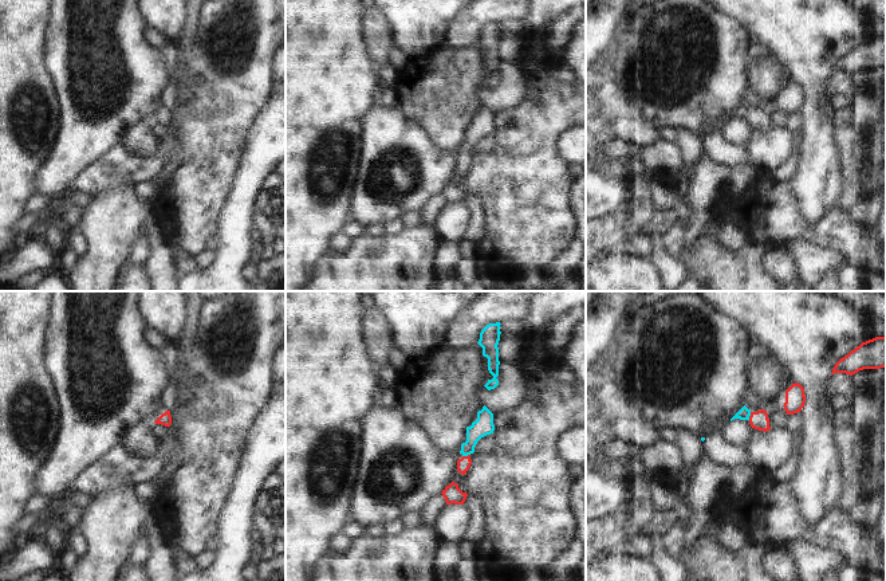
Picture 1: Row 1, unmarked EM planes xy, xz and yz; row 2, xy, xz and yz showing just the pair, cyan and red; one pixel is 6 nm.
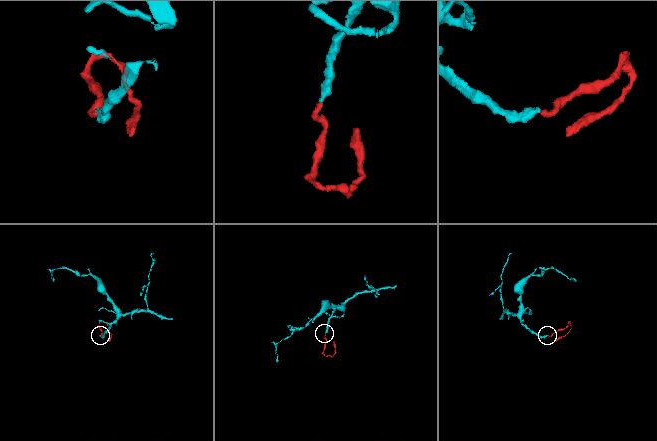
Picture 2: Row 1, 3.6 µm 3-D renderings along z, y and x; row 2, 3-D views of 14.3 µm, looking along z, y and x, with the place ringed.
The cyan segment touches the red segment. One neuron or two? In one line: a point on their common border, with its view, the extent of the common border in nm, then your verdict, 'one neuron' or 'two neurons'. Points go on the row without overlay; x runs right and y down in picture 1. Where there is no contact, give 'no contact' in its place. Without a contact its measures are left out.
xz (465, 154) | 50 nm | one neuron

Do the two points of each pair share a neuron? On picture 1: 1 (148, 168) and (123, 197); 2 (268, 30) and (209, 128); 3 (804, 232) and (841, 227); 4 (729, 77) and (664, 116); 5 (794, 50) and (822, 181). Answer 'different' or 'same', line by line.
1: different
2: same
3: same
4: same
5: same

